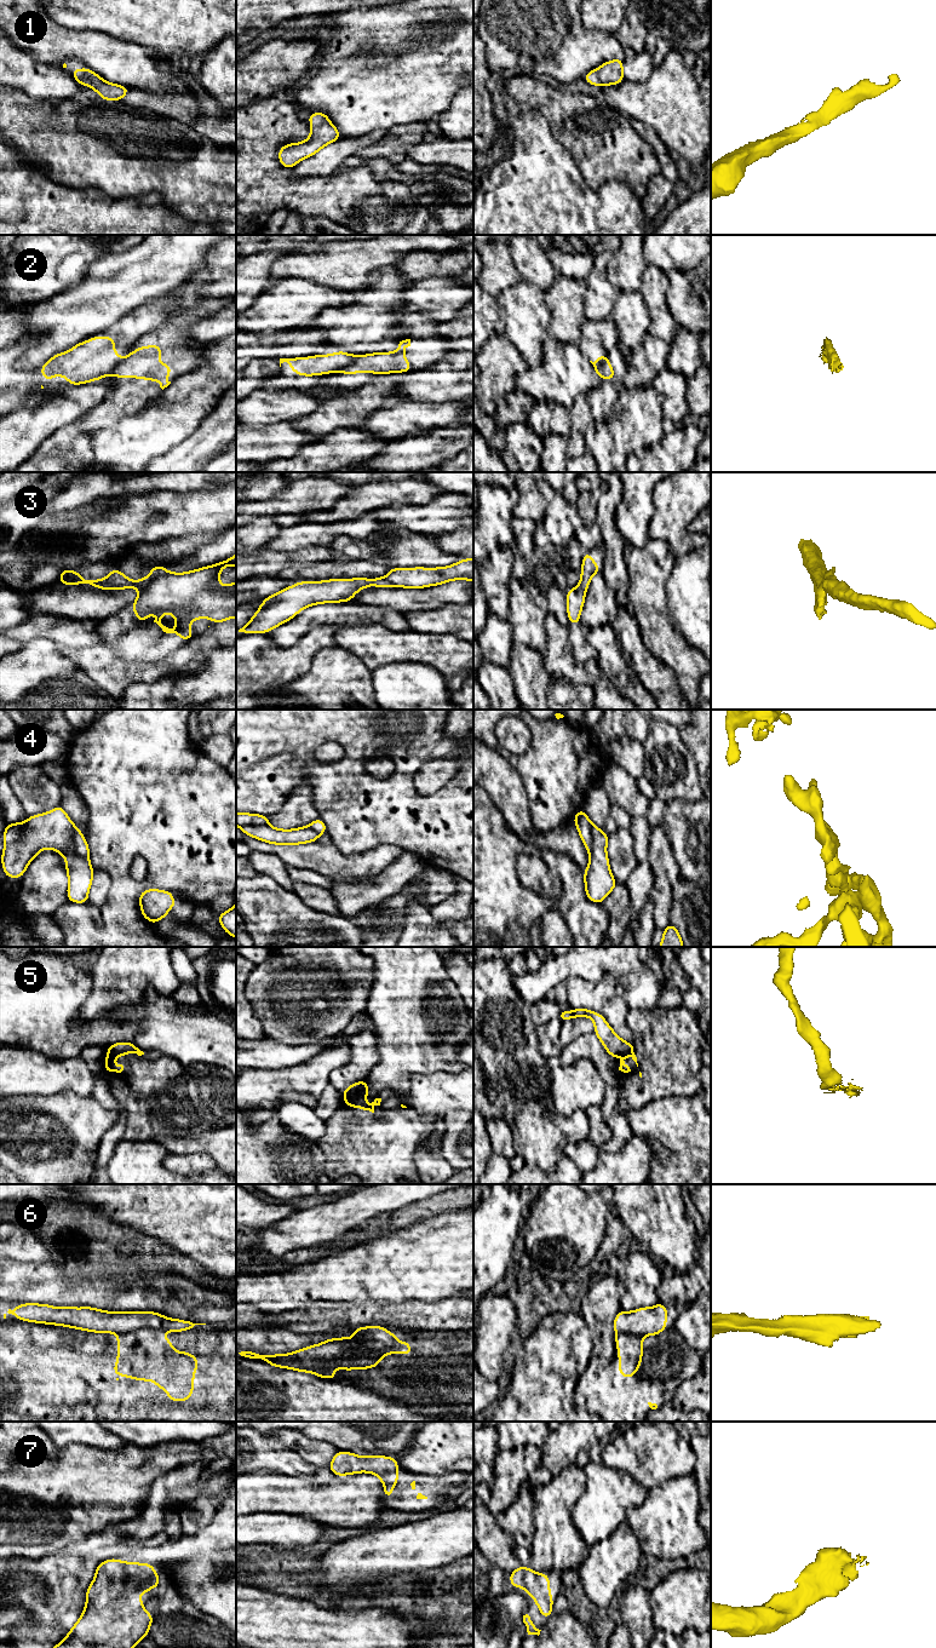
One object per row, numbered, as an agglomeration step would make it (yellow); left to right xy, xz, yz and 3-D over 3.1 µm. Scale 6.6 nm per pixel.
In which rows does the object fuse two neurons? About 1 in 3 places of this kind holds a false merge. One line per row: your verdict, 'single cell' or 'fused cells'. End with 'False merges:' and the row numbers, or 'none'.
1: single cell
2: fused cells
3: fused cells
4: single cell
5: fused cells
6: fused cells
7: single cell
False merges: 2, 3, 5, 6

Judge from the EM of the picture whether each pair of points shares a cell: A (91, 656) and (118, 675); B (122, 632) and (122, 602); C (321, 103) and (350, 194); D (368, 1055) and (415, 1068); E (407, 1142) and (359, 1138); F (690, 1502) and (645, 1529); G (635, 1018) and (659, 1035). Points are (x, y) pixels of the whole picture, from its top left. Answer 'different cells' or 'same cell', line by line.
A: same cell
B: different cells
C: different cells
D: different cells
E: same cell
F: same cell
G: same cell

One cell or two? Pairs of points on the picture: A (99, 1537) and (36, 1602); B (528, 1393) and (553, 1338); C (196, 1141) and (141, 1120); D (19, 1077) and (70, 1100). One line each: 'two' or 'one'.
A: two
B: one
C: two
D: two

